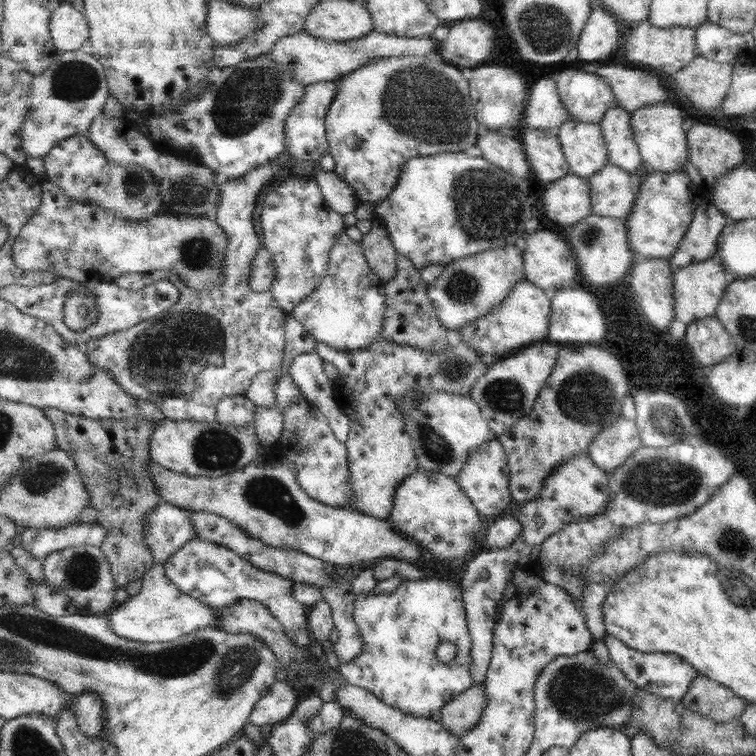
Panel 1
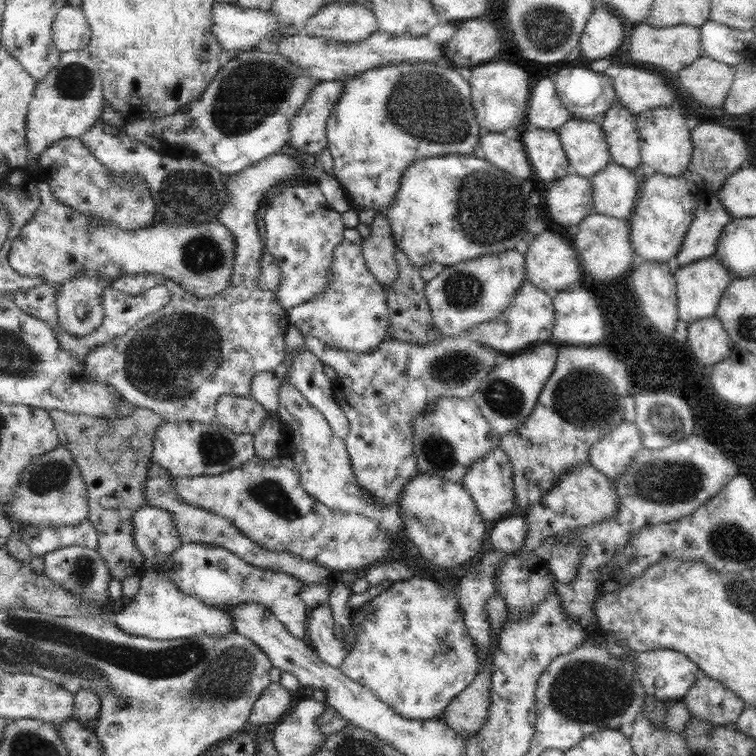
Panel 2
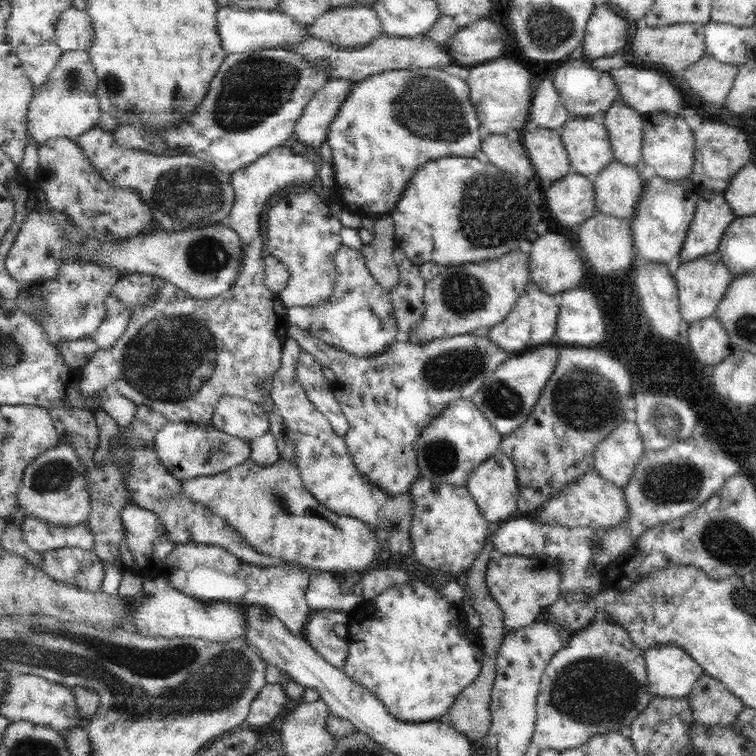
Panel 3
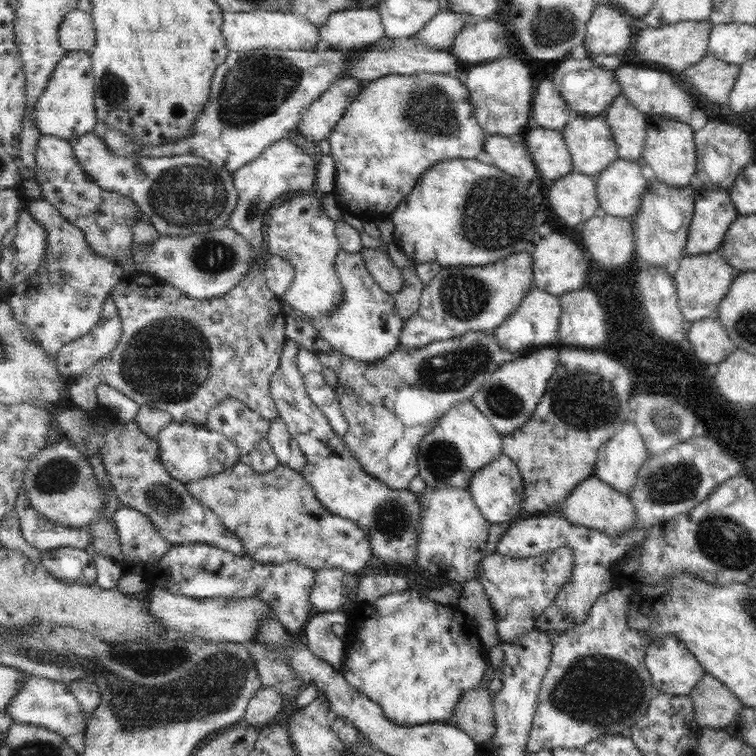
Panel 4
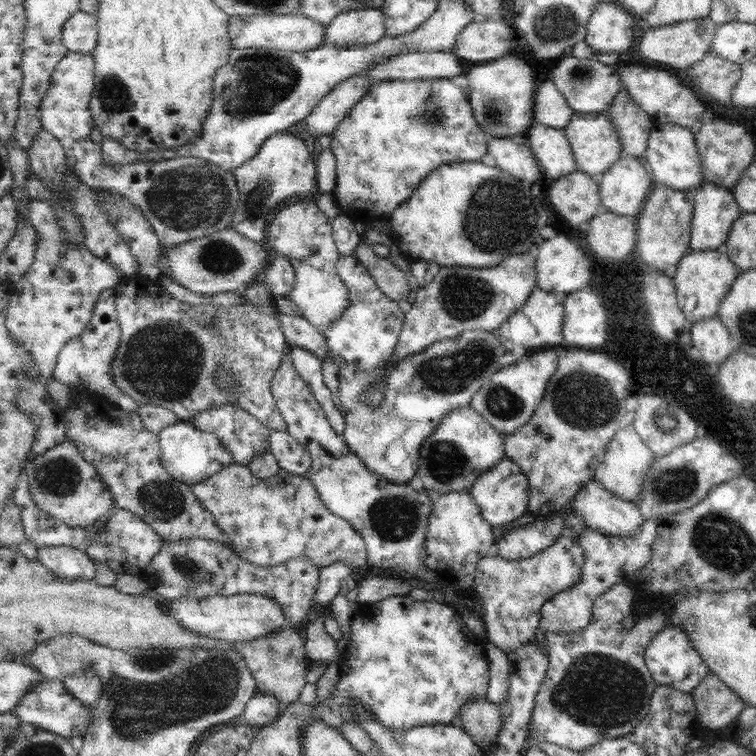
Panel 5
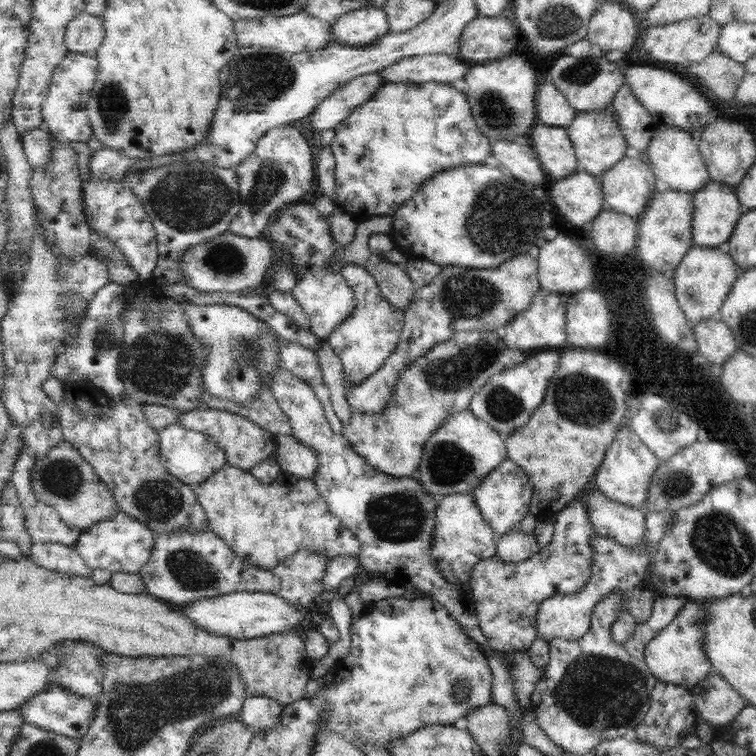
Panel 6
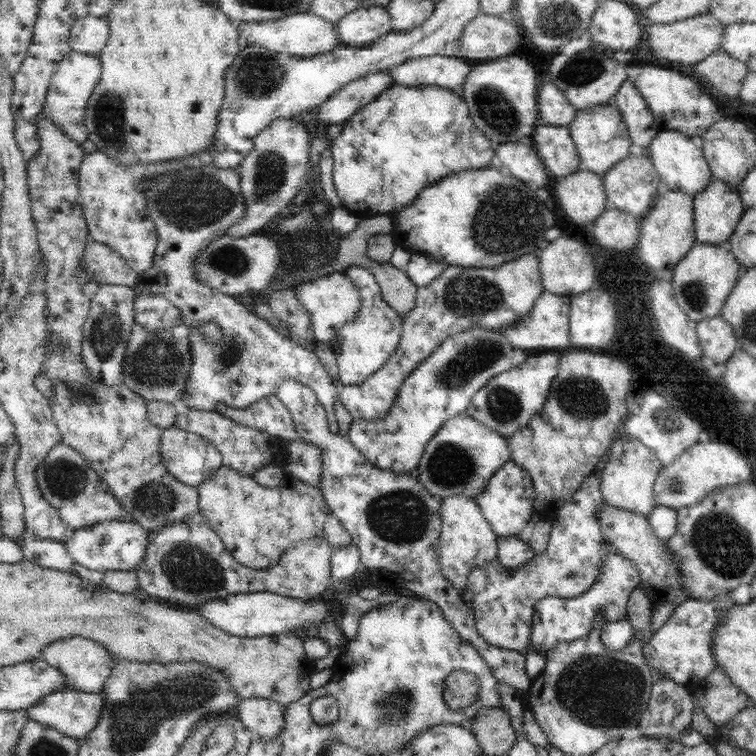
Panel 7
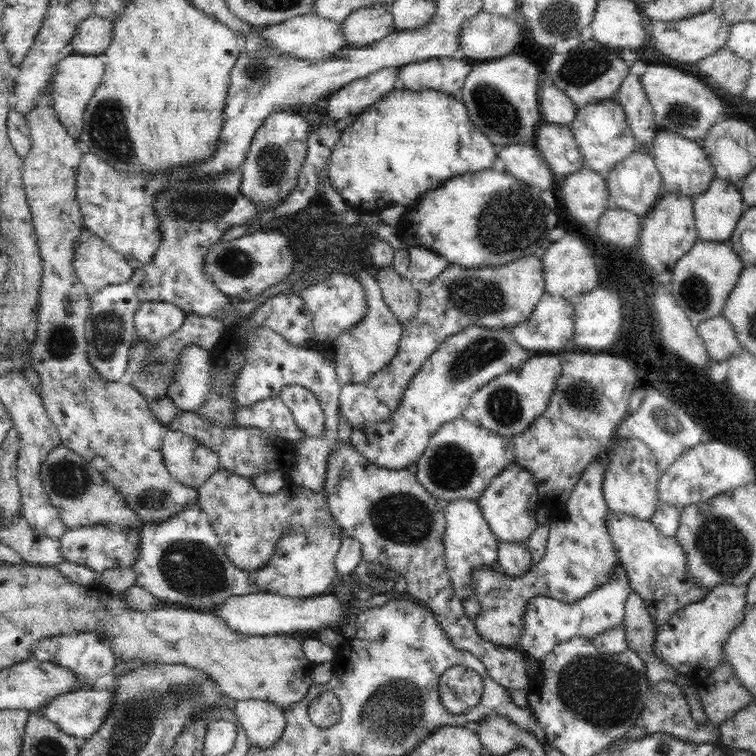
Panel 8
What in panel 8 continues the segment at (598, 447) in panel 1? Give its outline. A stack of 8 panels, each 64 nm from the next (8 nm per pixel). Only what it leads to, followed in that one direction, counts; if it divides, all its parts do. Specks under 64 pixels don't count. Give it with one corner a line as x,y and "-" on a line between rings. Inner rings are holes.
621,439
615,443
606,461
608,466
604,474
603,495
608,510
650,521
658,503
656,484
660,474
649,447
637,439

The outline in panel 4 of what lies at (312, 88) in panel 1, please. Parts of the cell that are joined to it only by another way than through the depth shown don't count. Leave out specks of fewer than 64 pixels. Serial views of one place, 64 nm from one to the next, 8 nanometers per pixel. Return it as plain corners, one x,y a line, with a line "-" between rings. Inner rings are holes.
339,78
304,112
303,121
297,126
305,139
312,143
328,140
333,132
333,127
344,118
349,104
362,90
362,84
355,78

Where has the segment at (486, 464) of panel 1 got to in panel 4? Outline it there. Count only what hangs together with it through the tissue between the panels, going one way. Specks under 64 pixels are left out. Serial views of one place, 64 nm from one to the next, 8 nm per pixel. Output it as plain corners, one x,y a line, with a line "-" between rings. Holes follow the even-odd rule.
504,452
491,464
473,475
468,489
471,491
477,506
480,506
484,517
498,527
504,526
505,523
512,523
521,514
524,503
523,476
521,476
520,467
517,466
517,463
513,462
513,459

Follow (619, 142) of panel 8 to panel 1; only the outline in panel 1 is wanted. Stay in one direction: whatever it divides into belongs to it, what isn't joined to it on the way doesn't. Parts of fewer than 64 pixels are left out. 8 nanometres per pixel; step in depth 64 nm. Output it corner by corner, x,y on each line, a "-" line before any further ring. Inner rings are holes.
573,118
556,130
571,173
589,178
608,164
608,154
598,124
588,124

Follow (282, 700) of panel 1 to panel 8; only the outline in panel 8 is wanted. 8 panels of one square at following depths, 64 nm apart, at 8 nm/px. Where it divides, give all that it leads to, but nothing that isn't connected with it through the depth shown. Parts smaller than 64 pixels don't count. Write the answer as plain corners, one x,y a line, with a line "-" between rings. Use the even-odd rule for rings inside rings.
239,700
231,707
239,723
245,727
252,745
265,749
283,737
288,724
285,711
277,704
265,700

